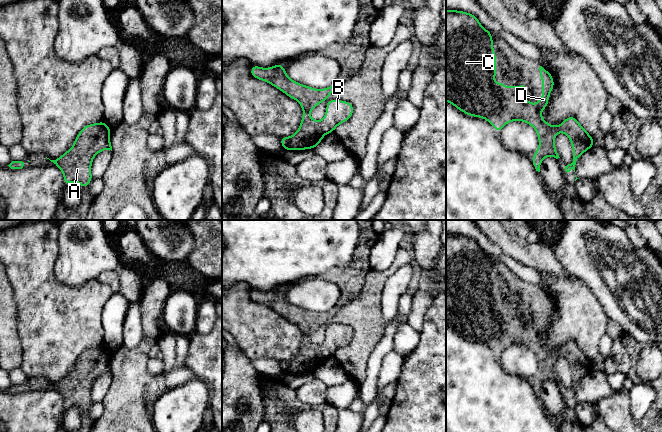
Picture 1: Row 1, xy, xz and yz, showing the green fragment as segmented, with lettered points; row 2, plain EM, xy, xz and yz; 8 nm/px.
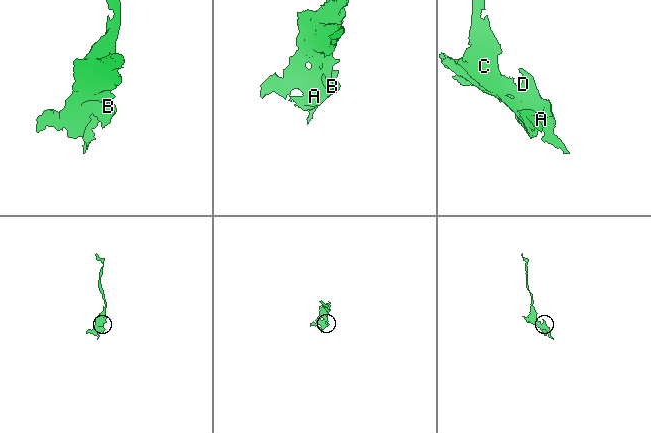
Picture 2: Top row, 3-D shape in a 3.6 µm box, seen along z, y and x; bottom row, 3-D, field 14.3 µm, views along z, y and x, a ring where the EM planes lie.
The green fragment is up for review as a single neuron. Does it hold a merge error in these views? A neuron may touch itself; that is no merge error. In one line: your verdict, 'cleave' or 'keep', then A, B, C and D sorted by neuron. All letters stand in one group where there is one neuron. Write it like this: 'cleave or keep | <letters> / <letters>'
keep | A B C D

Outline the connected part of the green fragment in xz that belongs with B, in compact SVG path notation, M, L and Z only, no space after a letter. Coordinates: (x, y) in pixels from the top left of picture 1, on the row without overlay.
M282 288L269 292L253 289L250 297L252 301L269 307L298 325L302 331L303 341L297 356L279 362L283 374L314 373L326 358L334 356L339 348L348 345L353 338L354 330L350 326L335 323L328 326L322 344L316 345L310 340L310 336L340 310L341 303L325 313L314 313L290 303Z

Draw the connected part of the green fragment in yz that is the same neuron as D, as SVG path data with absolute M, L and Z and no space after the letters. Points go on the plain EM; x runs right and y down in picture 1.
M446 234L446 325L469 340L487 344L496 356L501 356L511 345L523 345L532 350L537 356L539 371L533 377L531 386L538 396L544 381L560 382L554 366L558 356L564 357L573 373L573 385L564 393L567 397L572 393L575 396L577 383L595 369L595 365L574 340L567 341L558 350L550 349L541 340L541 335L546 333L549 319L554 312L552 298L542 290L539 291L543 319L537 328L533 328L521 318L524 309L508 311L502 305L494 308L497 298L496 285L492 257L481 249L477 241L469 236Z

